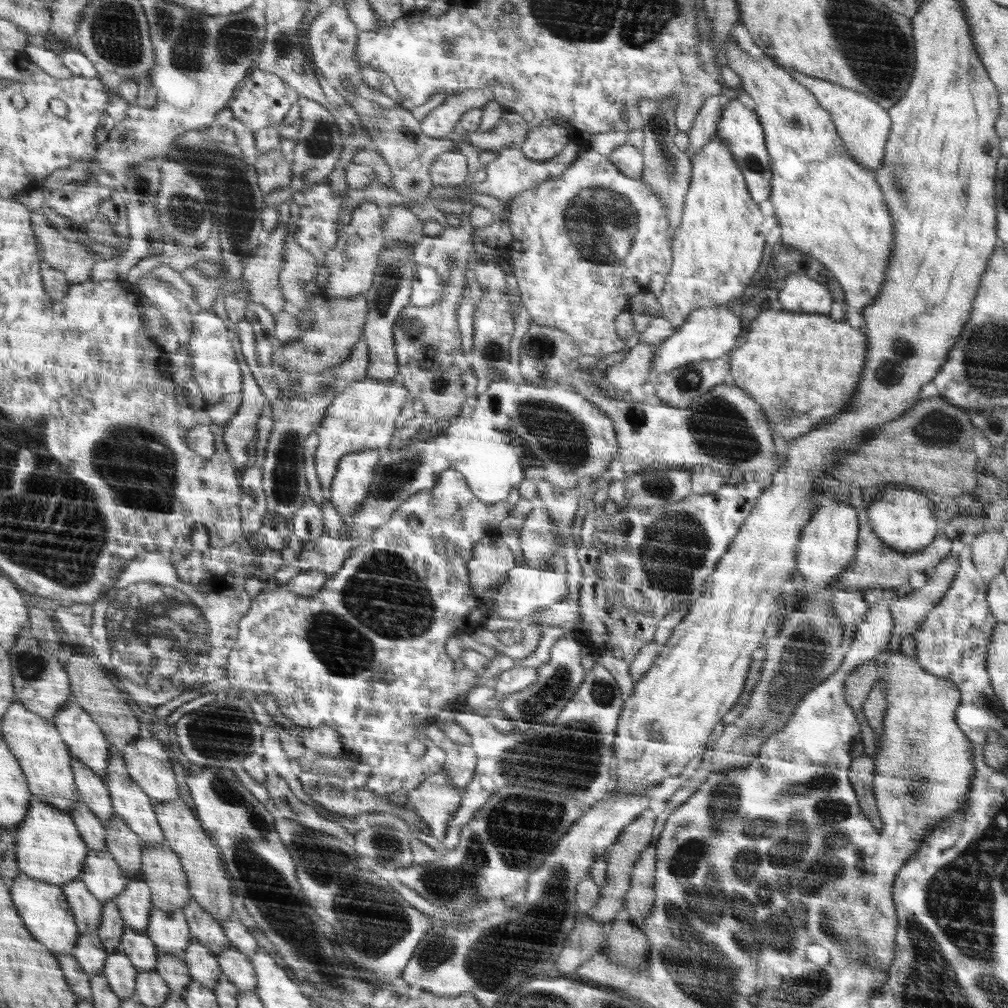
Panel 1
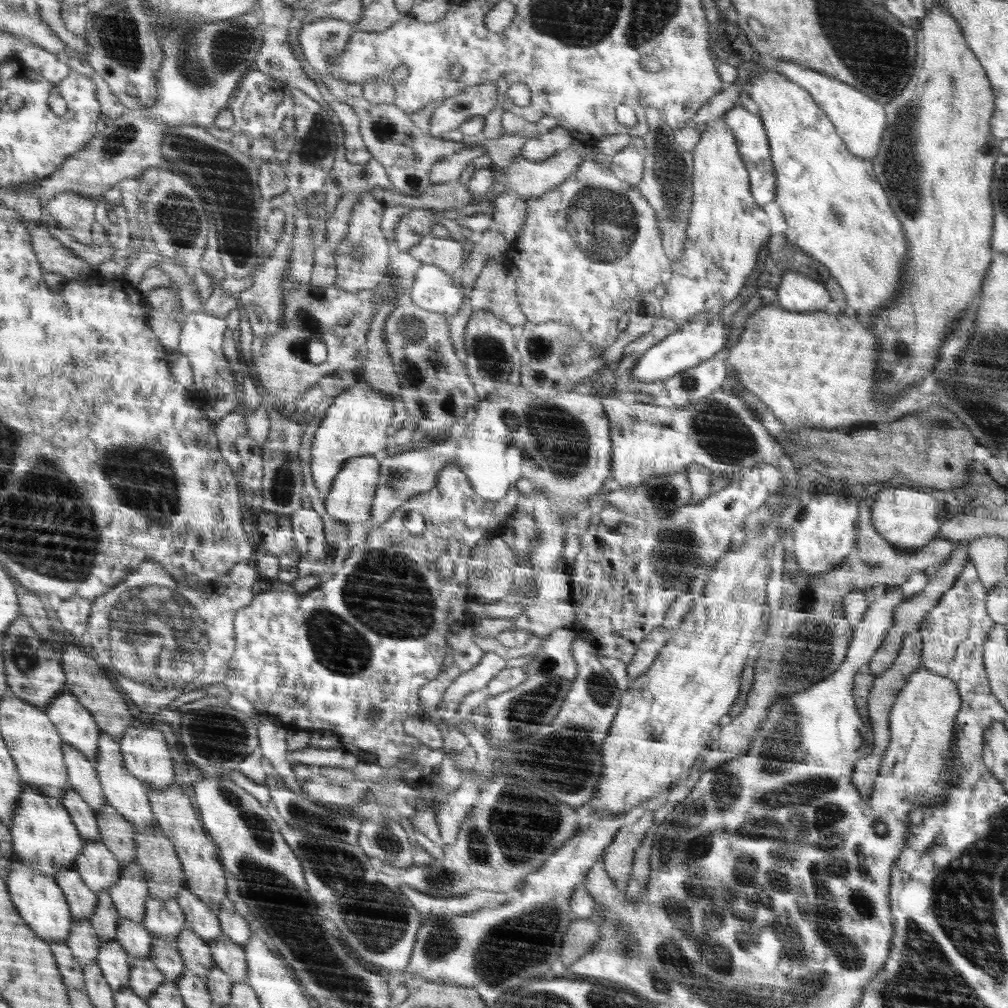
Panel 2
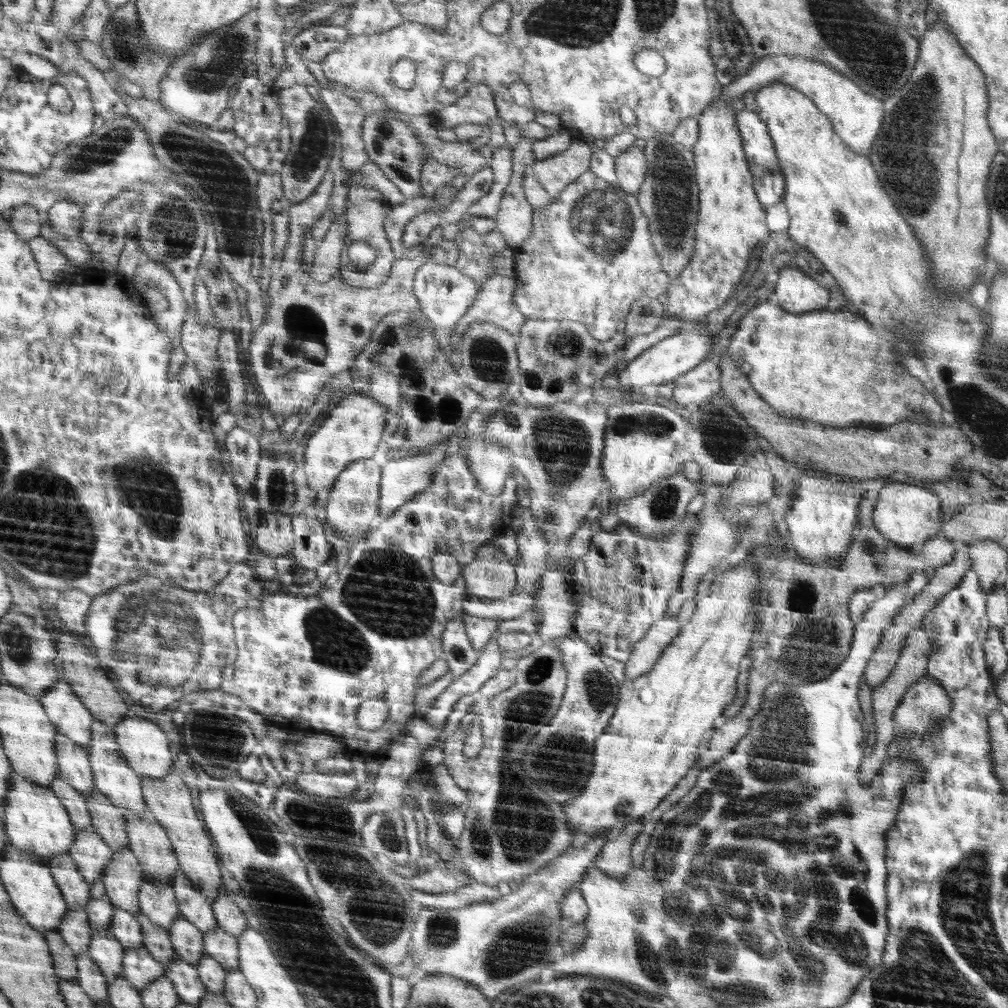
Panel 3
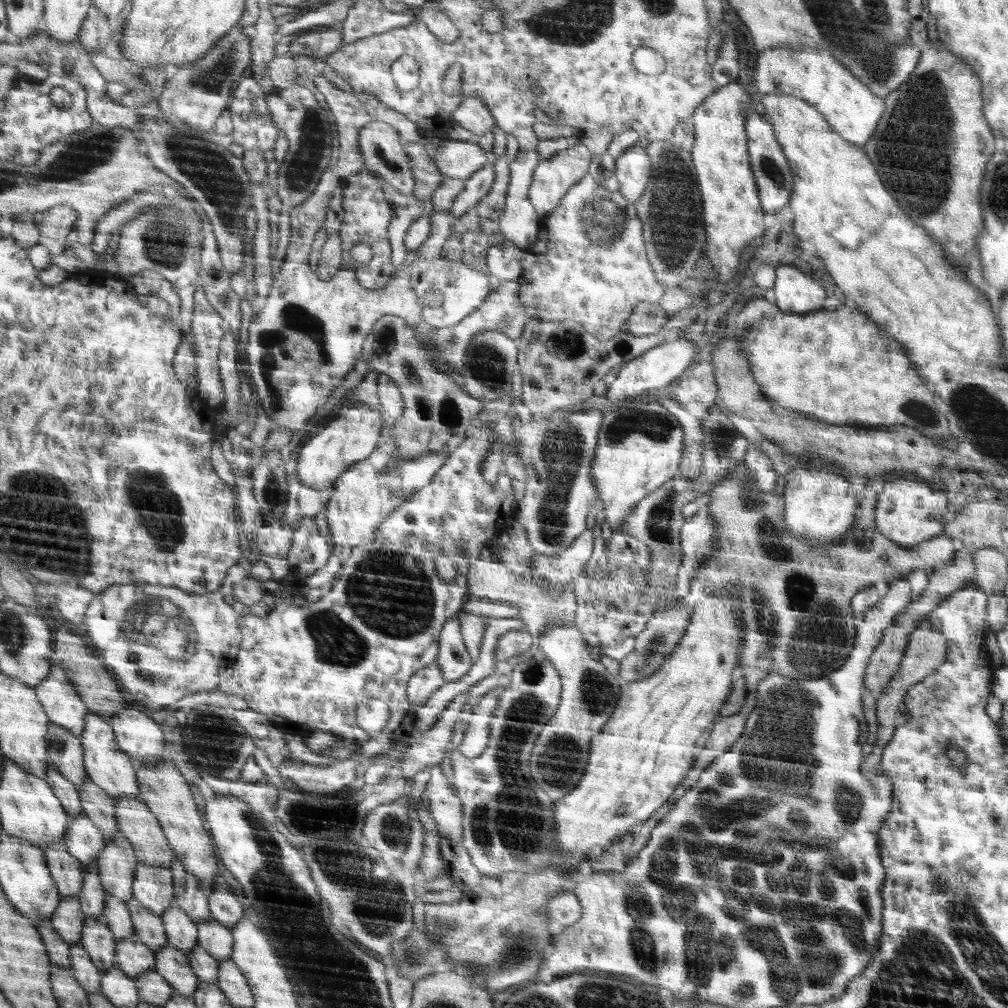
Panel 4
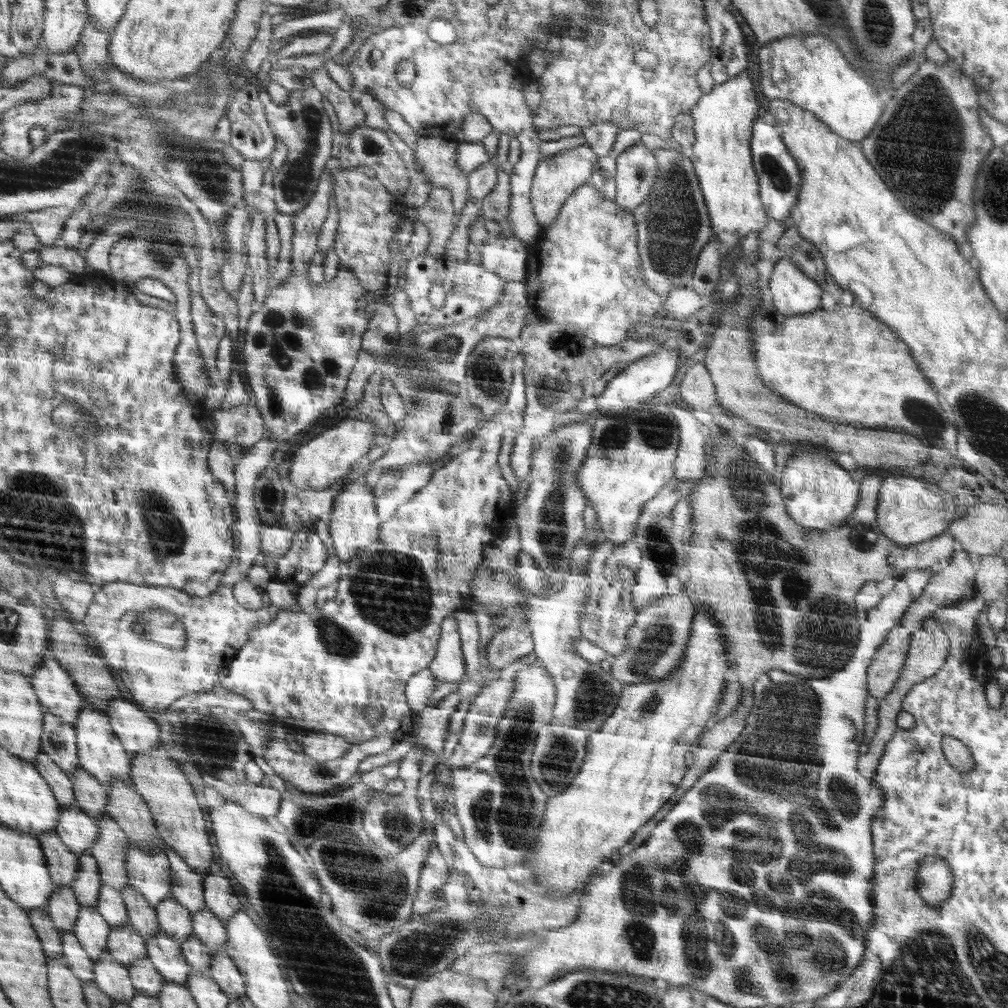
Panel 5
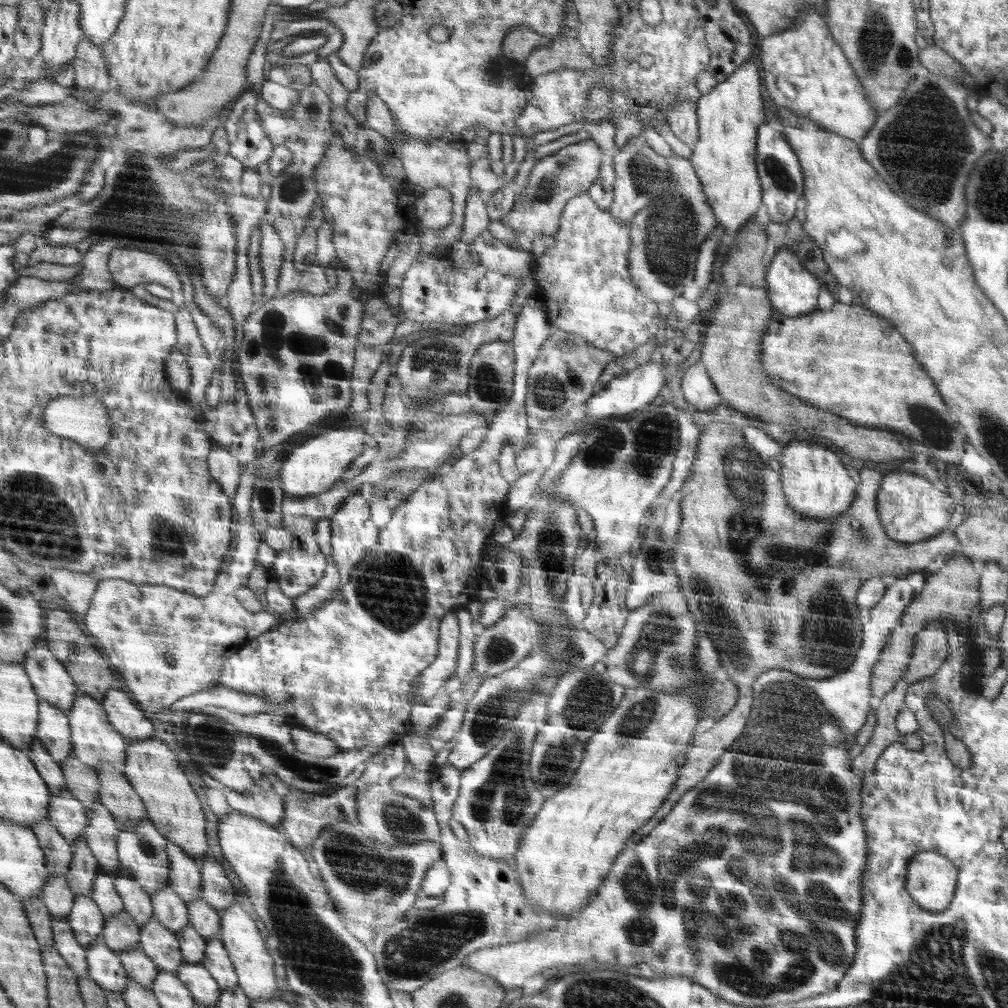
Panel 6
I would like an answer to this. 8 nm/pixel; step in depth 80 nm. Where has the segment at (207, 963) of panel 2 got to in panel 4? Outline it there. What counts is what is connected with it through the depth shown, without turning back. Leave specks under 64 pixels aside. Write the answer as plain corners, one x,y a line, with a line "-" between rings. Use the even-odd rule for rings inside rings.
176,904
169,907
161,918
167,934
167,942
187,956
198,946
197,924
188,917
186,912
182,912

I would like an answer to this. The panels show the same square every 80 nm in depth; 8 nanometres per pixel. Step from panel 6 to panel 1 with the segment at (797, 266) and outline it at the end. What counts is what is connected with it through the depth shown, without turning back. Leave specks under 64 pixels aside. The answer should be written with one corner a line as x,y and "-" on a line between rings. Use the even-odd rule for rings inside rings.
789,274
778,289
782,309
797,313
820,313
831,311
833,295
817,280
804,274

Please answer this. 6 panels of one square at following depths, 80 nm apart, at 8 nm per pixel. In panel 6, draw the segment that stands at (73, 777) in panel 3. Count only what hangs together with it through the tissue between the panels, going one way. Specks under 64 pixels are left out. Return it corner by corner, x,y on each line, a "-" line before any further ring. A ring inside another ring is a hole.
41,701
37,736
58,764
72,755
73,744
67,714
48,701

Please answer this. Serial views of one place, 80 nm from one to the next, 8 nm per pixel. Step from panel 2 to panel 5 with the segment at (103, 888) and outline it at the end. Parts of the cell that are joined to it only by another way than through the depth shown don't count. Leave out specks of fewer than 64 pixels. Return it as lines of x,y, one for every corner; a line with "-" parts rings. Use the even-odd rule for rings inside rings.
76,802
60,805
55,832
73,853
80,856
93,847
92,843
98,836
98,825

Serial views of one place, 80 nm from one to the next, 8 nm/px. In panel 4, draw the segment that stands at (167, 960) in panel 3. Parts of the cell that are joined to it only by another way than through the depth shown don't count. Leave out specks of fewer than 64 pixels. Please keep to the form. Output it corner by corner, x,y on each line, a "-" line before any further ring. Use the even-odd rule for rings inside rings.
135,898
128,900
126,905
132,916
135,935
148,950
152,951
153,955
160,952
164,948
164,944
168,944
161,918
148,912
146,908
143,908
143,904
140,904

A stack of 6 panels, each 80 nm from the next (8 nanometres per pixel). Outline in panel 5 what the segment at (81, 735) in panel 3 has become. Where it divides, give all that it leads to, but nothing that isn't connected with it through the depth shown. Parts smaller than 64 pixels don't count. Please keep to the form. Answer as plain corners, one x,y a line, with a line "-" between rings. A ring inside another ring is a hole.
50,652
44,655
44,666
35,672
32,681
47,710
73,726
84,708
83,695
67,669

